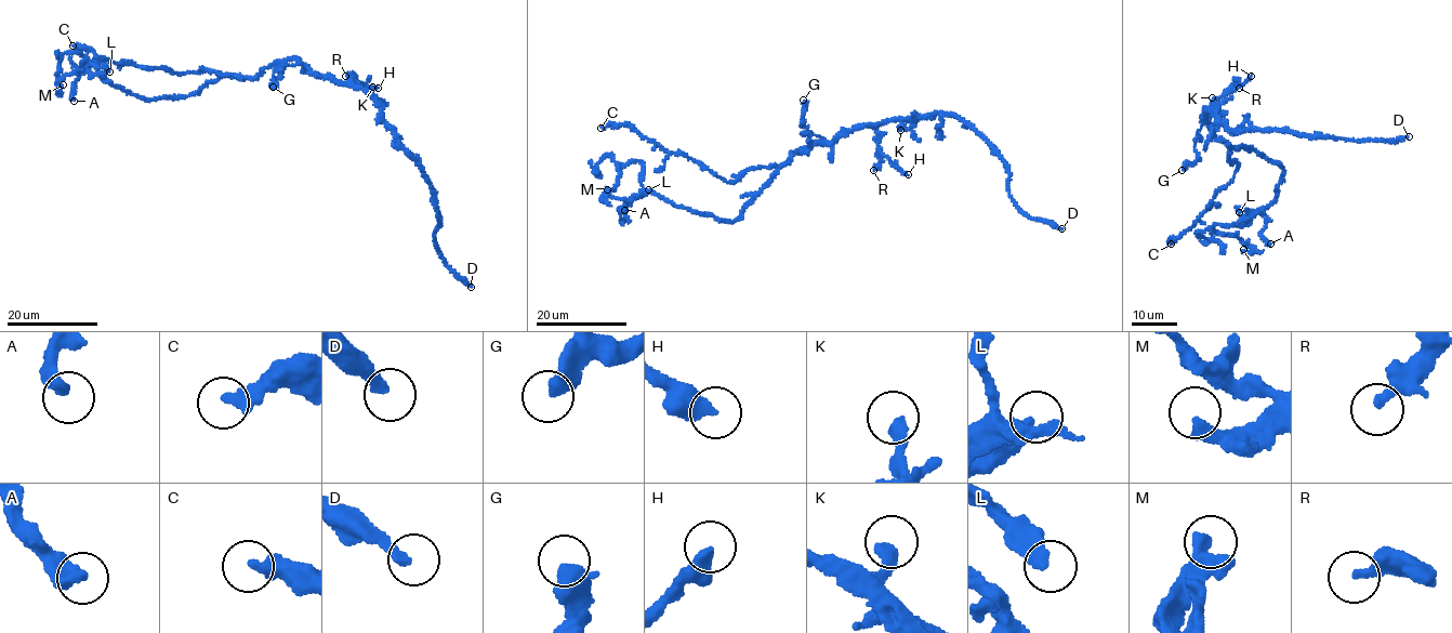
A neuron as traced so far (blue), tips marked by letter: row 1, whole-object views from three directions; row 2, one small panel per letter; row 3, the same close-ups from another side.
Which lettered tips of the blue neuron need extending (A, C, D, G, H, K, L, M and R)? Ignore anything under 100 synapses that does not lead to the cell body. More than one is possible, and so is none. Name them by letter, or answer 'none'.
D

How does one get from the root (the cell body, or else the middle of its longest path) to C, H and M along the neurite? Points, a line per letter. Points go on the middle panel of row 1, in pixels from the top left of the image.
C: (818, 143), (804, 146), (779, 166), (749, 168), (729, 181), (686, 155), (665, 152), (629, 126), (601, 128)
H: (818, 143), (839, 139), (856, 128), (874, 127), (884, 154), (908, 174)
M: (818, 143), (792, 154), (730, 221), (644, 189), (638, 161), (620, 166), (604, 201), (607, 189)

